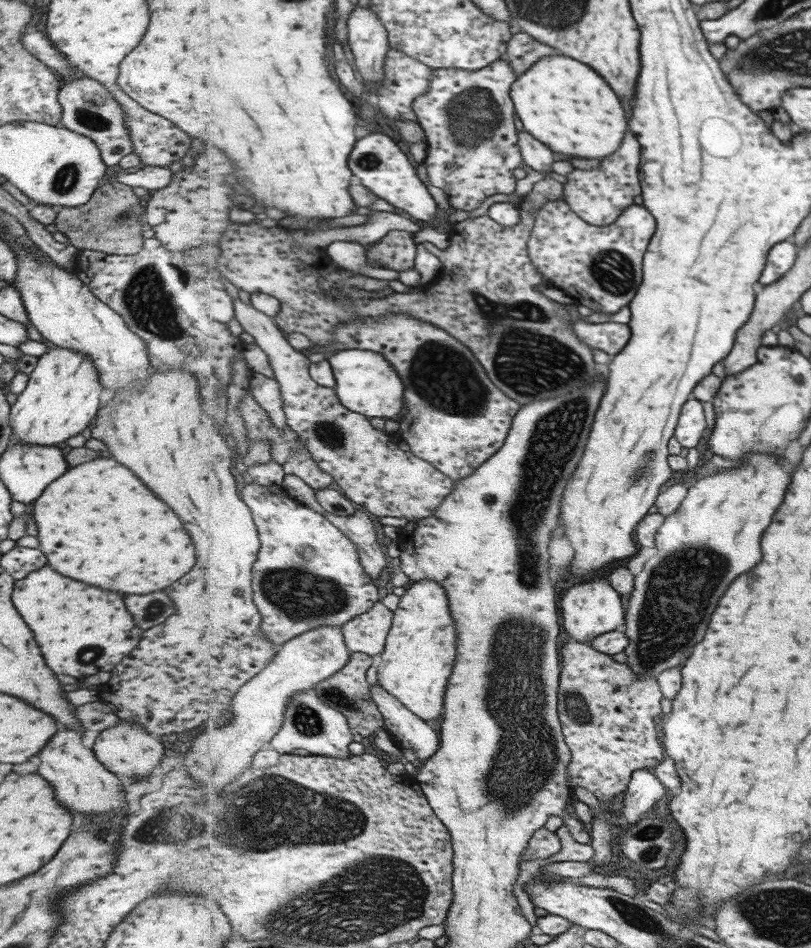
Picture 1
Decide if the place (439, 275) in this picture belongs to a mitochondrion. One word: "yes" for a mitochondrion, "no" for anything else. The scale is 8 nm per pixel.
no

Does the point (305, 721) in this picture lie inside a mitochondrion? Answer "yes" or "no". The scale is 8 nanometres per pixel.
yes

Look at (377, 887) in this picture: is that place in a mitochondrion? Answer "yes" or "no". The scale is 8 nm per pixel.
yes

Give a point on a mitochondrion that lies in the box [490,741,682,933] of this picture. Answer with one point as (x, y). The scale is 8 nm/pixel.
(649, 853)

